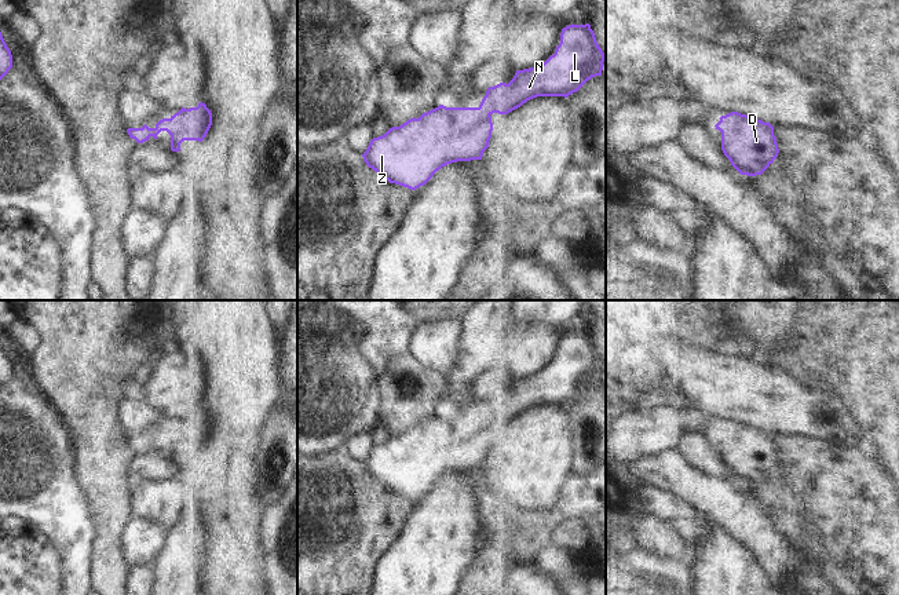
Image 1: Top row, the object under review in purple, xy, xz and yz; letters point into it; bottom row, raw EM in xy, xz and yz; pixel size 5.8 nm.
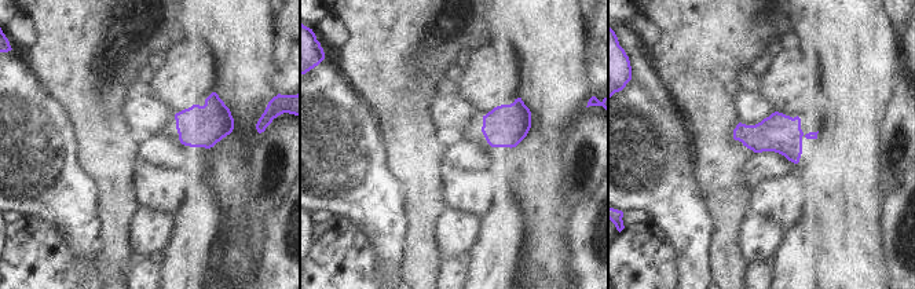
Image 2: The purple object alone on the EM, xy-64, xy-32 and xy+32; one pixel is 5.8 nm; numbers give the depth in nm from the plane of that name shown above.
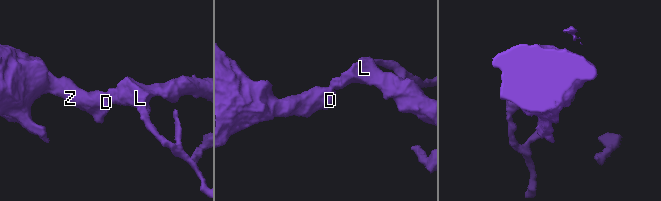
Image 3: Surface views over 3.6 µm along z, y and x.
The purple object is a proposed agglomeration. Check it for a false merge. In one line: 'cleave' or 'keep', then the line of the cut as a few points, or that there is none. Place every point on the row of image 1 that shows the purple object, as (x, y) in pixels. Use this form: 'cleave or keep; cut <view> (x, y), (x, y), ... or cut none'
keep; cut none

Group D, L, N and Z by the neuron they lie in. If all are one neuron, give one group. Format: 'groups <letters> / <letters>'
groups D L N Z

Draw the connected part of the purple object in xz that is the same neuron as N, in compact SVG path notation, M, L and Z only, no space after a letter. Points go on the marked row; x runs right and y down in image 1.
M589 23L569 25L562 29L560 43L544 63L516 70L505 84L489 87L478 107L438 107L410 118L399 127L390 128L384 135L373 138L362 154L369 168L384 180L410 190L424 186L442 167L457 163L482 160L489 147L493 123L491 114L508 114L537 96L564 96L577 92L588 80L602 76L604 54L599 47Z

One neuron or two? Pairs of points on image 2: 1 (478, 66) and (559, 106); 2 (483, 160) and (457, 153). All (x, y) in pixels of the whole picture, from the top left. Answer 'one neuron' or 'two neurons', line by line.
1: two neurons
2: one neuron

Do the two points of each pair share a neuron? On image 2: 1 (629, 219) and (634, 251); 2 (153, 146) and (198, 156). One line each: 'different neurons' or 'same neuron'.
1: different neurons
2: same neuron

